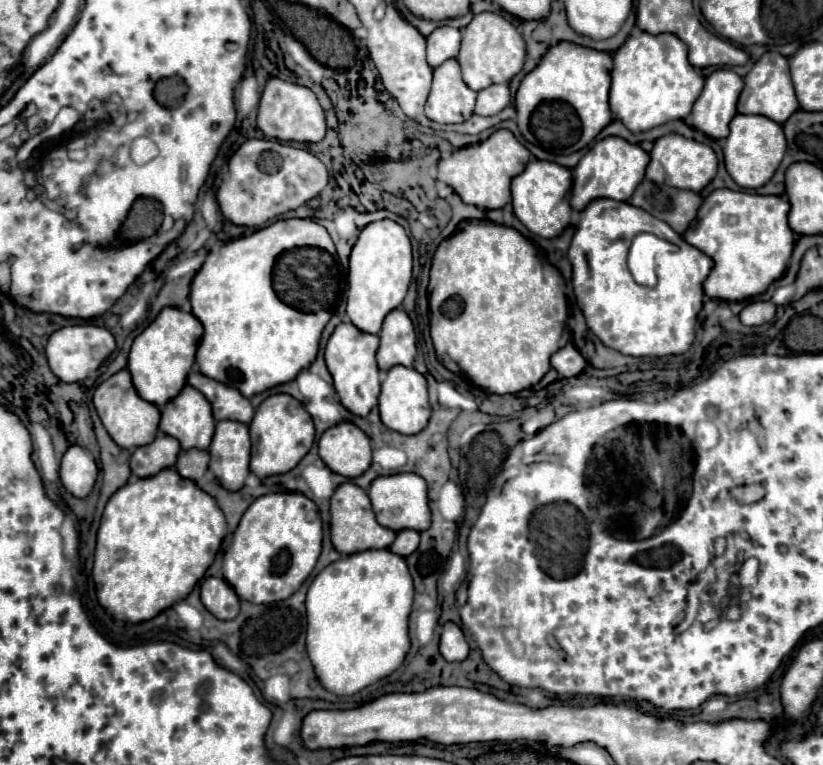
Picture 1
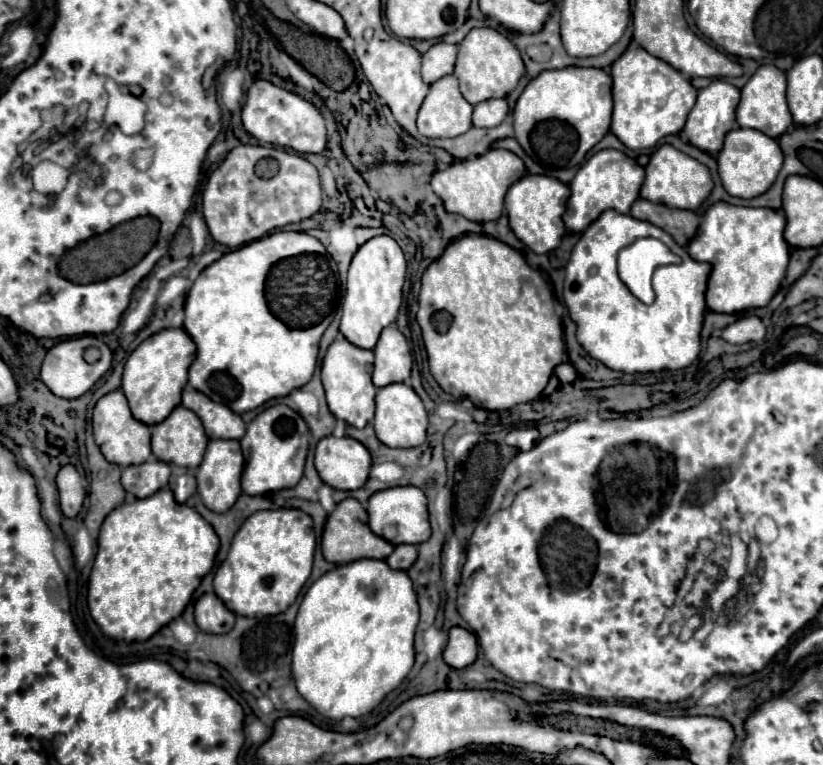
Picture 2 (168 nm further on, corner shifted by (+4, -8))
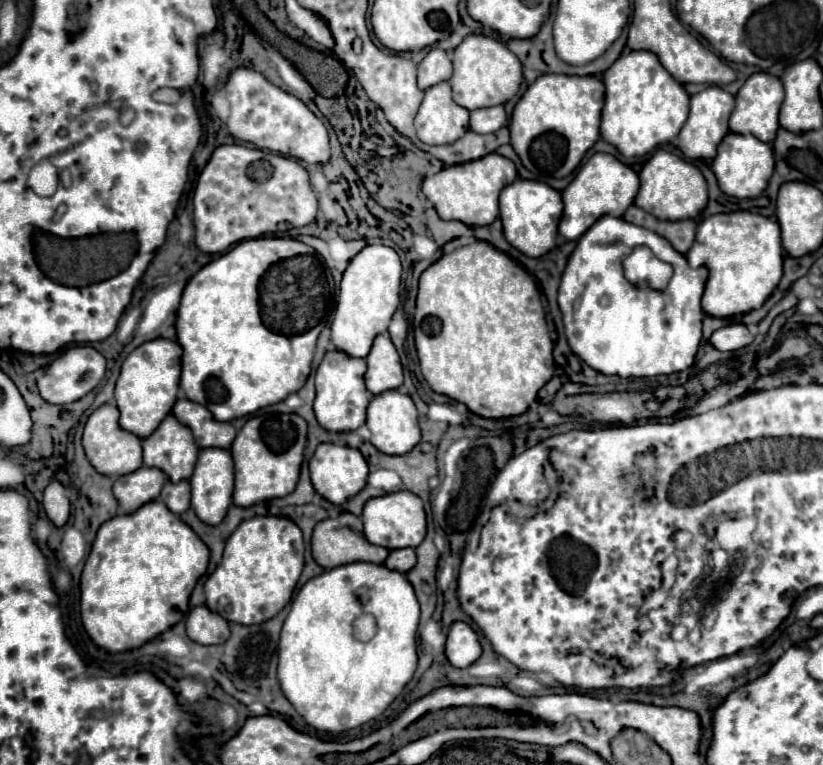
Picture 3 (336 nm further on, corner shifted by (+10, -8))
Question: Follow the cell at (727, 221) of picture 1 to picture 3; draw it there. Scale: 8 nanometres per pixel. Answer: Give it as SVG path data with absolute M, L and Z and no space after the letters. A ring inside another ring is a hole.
M751 211L717 213L705 217L697 227L693 247L685 255L691 267L707 267L709 279L701 307L713 317L733 317L759 309L783 275L781 229L773 217Z

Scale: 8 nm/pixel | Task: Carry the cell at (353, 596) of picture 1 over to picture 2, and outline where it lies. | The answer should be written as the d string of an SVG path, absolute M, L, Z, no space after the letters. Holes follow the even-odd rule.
M359 559L327 571L307 589L295 619L291 669L299 695L331 721L371 713L409 675L415 663L413 637L417 623L417 595L405 571L391 571L385 561L377 559Z

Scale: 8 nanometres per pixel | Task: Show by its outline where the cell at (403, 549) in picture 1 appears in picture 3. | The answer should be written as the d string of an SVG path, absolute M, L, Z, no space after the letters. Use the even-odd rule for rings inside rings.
M407 547L407 549L391 551L383 565L385 565L385 567L389 567L389 569L393 569L393 571L407 573L407 571L415 565L415 551L413 551L413 549L409 549L409 547Z

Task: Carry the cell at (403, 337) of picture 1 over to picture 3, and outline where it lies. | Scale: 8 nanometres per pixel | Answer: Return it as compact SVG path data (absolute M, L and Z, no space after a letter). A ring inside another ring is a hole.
M387 333L377 335L371 353L367 355L369 373L365 373L365 385L373 395L389 389L397 389L403 383L403 367L399 353Z

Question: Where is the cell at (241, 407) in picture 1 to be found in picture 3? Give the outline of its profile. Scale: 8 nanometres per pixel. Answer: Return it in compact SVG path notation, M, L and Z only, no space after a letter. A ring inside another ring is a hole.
M179 399L173 407L173 415L193 431L199 447L221 447L229 449L237 431L231 423L213 419L213 413L199 403L189 399Z

